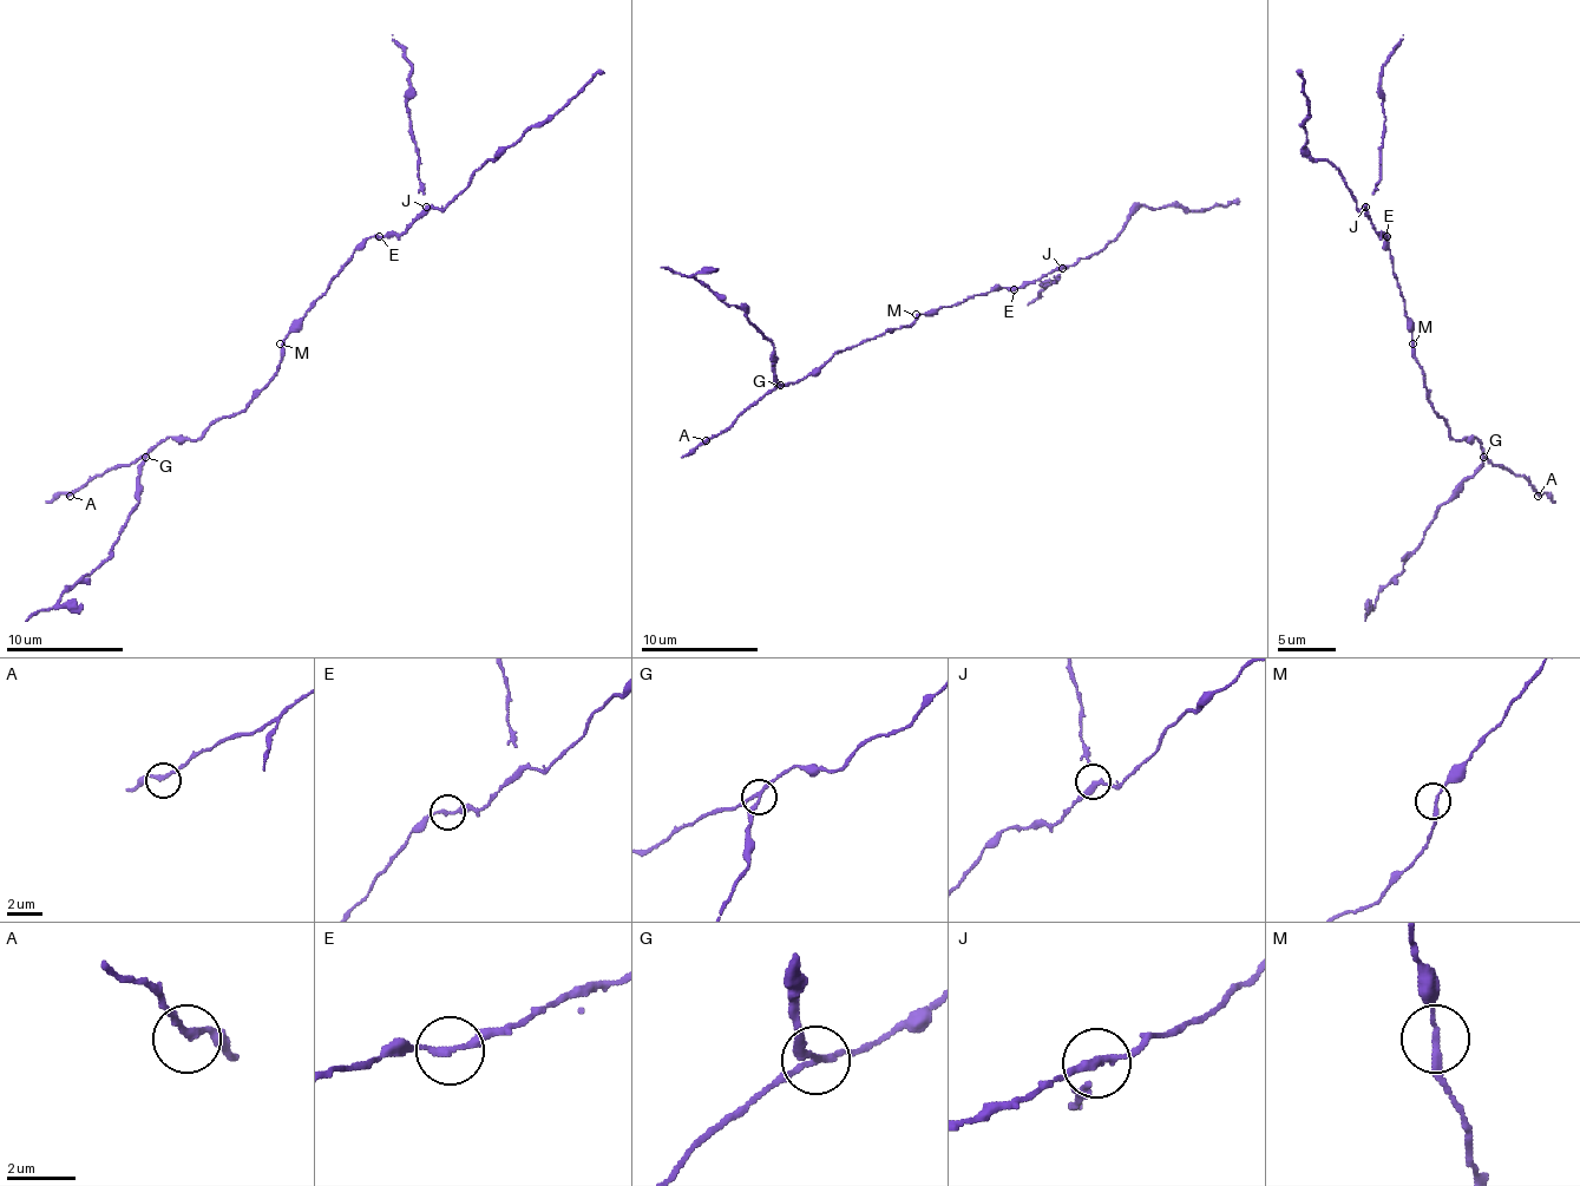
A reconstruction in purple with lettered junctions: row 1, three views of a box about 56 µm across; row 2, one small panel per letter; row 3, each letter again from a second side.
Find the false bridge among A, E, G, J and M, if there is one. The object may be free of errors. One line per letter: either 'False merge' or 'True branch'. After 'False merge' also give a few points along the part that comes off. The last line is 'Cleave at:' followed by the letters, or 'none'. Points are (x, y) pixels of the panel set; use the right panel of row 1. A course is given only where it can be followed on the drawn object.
A: True branch
E: True branch
G: False merge. Course of the part to remove: (1482, 458), (1442, 504), (1365, 621)
J: True branch
M: True branch
Cleave at: G

